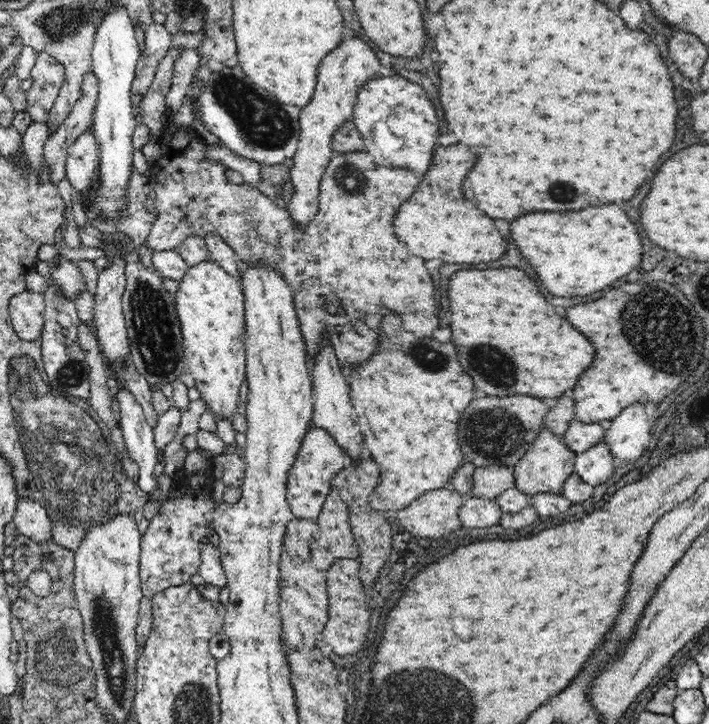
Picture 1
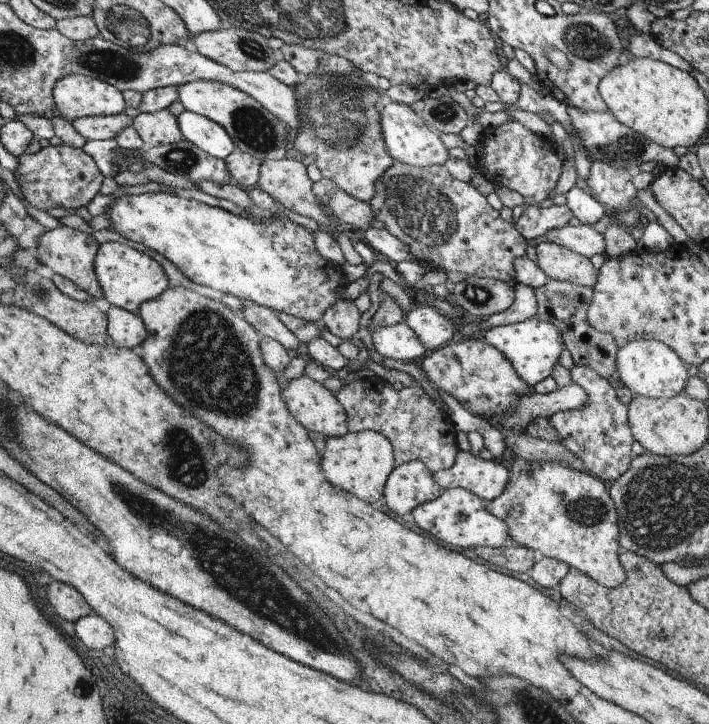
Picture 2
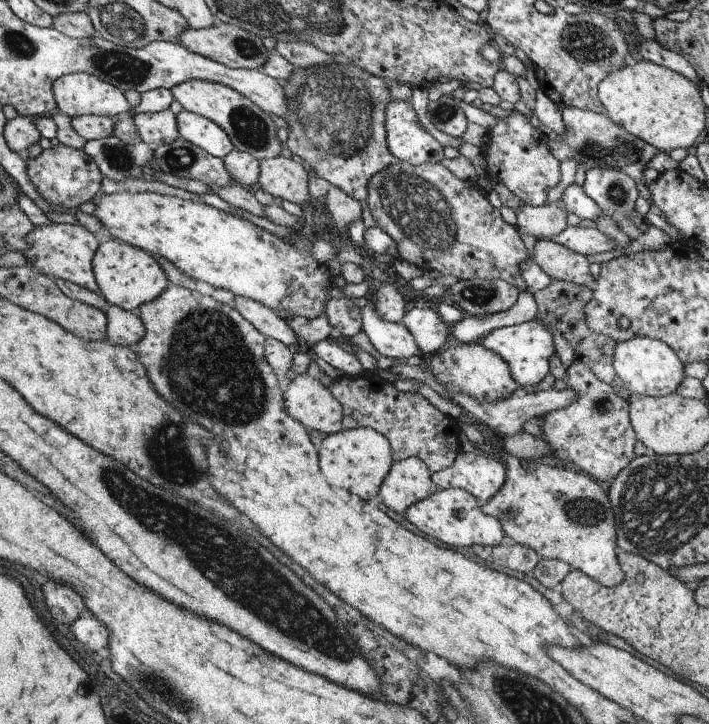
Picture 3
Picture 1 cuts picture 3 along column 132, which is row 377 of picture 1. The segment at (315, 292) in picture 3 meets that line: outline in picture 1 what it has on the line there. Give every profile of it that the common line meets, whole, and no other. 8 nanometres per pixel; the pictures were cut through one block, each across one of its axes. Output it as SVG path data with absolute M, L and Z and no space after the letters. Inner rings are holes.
M212 259L192 263L174 295L175 316L182 331L183 362L210 413L229 421L237 414L239 388L246 380L243 294L238 281Z

